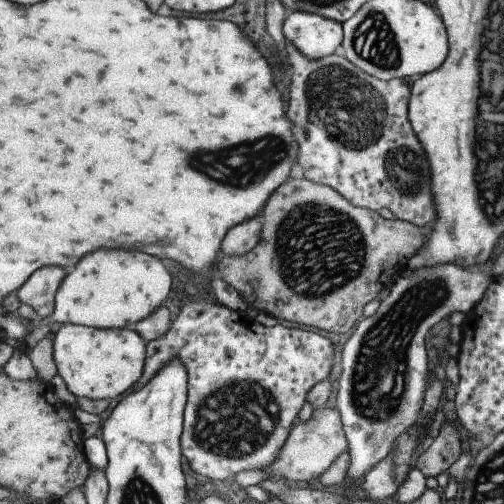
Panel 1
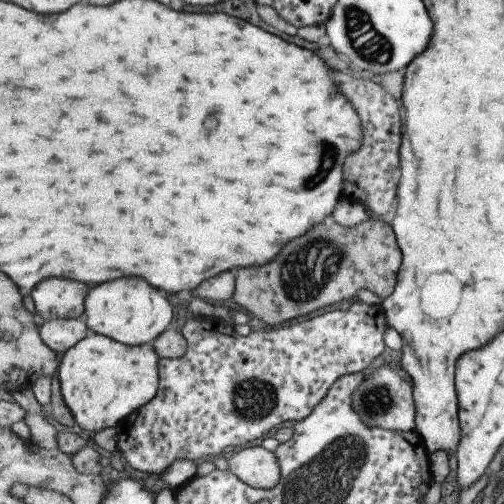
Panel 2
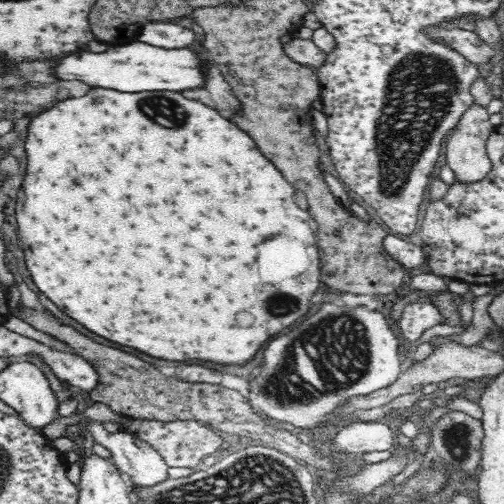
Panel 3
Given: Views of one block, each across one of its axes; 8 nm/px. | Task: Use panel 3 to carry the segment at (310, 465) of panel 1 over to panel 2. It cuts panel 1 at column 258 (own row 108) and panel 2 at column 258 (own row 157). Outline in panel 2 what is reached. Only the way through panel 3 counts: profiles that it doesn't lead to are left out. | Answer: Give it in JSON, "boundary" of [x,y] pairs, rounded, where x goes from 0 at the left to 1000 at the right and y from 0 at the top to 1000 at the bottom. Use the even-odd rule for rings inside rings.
{"boundary":[[[518,885],[486,889],[454,909],[454,933],[466,937],[482,956],[514,972],[542,972],[554,964],[562,929],[546,897],[534,897]]]}

